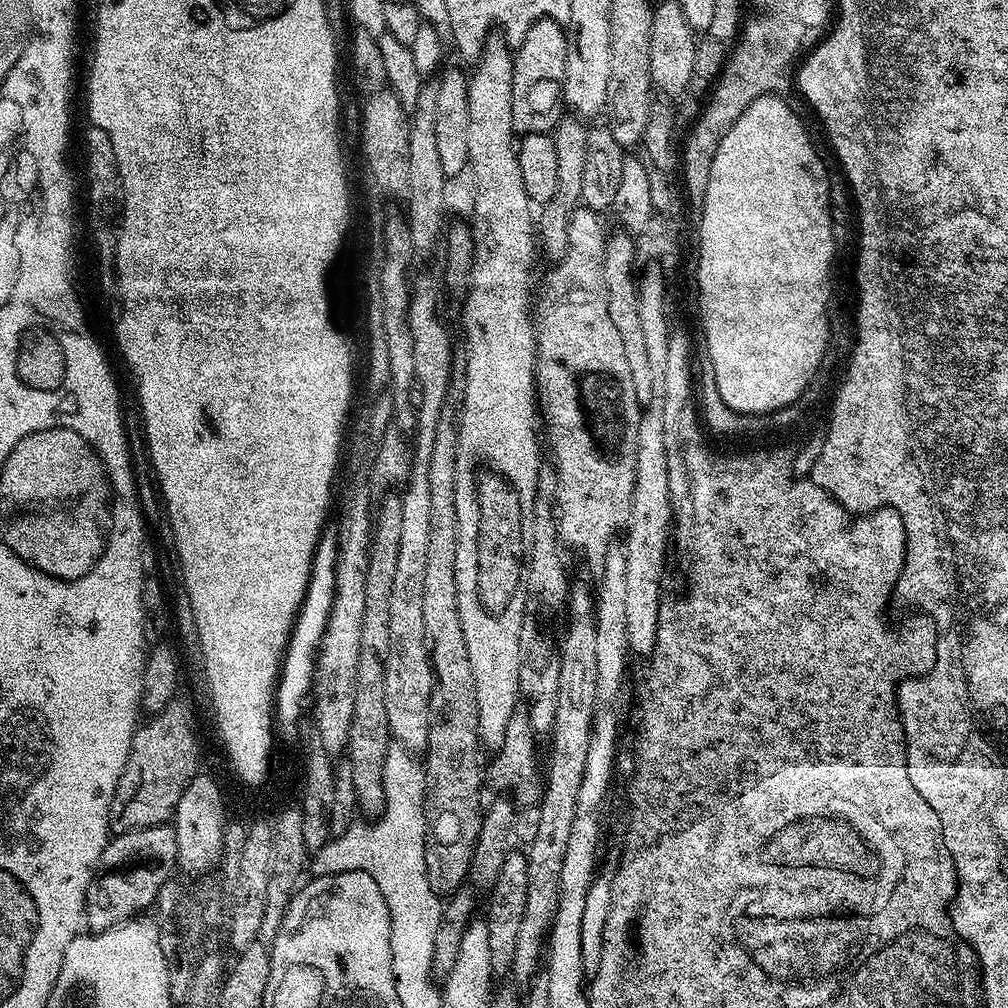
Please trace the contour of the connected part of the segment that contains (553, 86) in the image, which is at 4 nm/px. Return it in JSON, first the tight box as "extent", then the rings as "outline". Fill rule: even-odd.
{"extent":[512,18,570,136],"outline":[[[556,18],[535,20],[515,49],[512,69],[512,127],[517,133],[530,136],[548,134],[560,123],[561,113],[552,112],[562,104],[562,85],[570,40],[560,30],[561,21]]]}

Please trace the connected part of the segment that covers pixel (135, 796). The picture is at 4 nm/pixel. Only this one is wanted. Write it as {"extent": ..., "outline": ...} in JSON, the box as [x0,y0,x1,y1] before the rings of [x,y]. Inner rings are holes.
{"extent":[108,710,200,834],"outline":[[[175,710],[159,719],[151,717],[147,722],[141,723],[132,736],[130,754],[126,758],[122,778],[118,778],[112,809],[108,815],[109,829],[119,834],[167,825],[176,815],[178,798],[182,798],[186,786],[190,786],[190,782],[200,771],[200,744],[196,741],[196,732],[186,713]]]}

